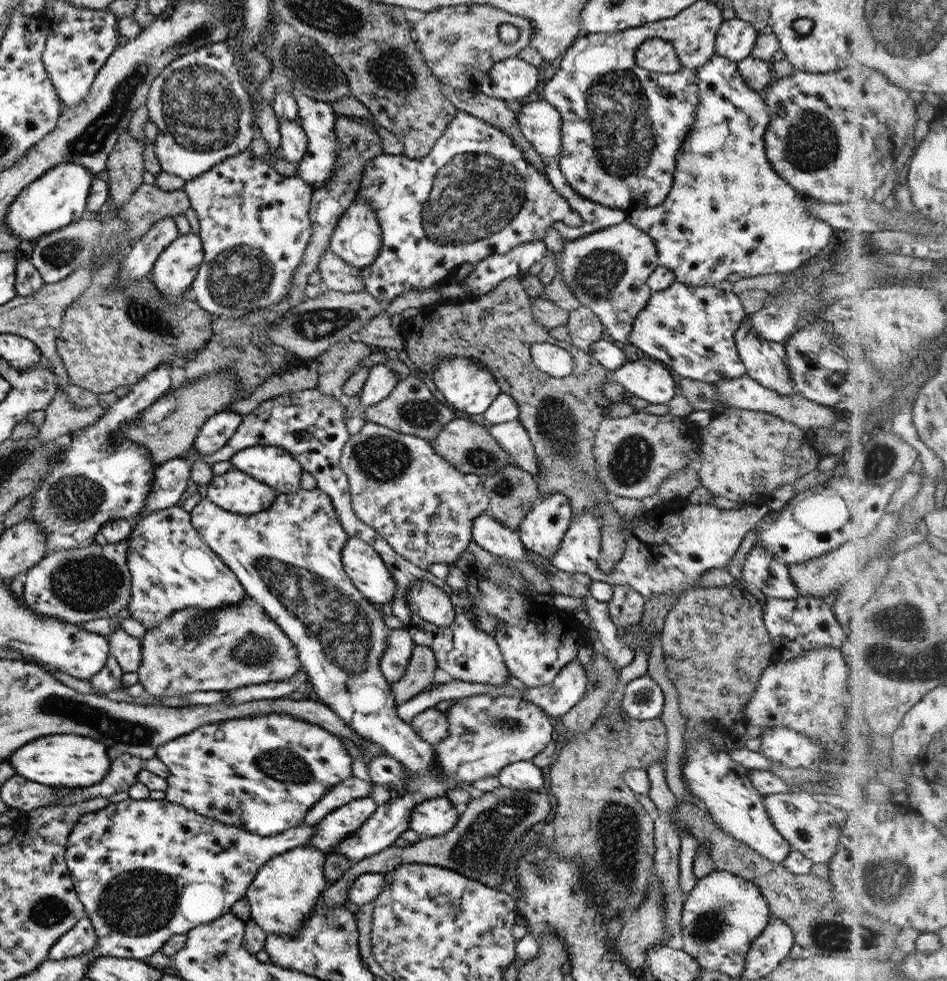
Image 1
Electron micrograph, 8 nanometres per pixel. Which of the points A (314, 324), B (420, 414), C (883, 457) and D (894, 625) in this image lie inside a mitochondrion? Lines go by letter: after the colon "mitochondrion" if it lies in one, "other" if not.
A: mitochondrion
B: mitochondrion
C: mitochondrion
D: mitochondrion

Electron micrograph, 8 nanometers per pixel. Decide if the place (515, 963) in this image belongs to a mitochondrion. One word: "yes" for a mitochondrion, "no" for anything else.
no

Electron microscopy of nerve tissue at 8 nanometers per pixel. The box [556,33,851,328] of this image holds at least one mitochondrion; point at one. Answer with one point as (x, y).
(625, 138)

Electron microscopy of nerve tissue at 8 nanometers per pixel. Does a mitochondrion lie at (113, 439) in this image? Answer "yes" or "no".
no

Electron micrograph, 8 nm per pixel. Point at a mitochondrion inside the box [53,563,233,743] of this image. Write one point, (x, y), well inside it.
(199, 626)

